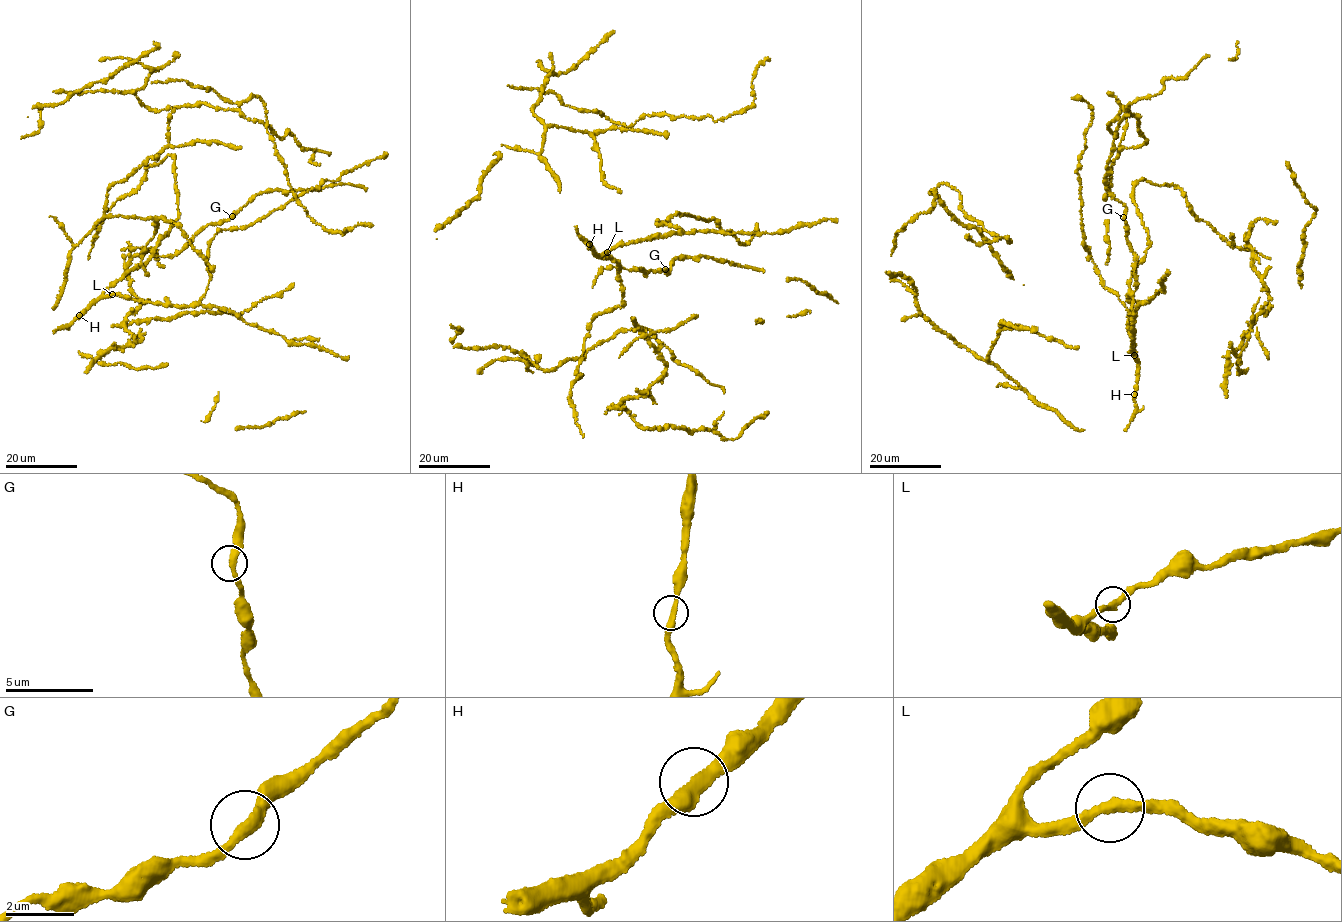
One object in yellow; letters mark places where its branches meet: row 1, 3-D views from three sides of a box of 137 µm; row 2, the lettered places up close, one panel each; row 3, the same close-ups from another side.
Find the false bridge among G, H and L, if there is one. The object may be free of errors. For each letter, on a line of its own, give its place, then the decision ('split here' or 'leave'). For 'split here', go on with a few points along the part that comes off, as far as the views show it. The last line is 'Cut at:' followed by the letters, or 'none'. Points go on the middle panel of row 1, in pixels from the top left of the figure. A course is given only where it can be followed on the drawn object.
G: place (665, 269); leave
H: place (589, 244); leave
L: place (607, 252); leave
Cut at: none

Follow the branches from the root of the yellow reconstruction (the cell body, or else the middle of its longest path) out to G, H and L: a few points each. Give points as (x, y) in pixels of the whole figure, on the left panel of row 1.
G: (159, 241), (154, 255), (172, 258), (208, 224), (221, 224), (232, 216)
H: (159, 241), (150, 259), (131, 269), (79, 315)
L: (159, 241), (150, 259), (134, 267), (103, 293), (105, 296), (112, 294)

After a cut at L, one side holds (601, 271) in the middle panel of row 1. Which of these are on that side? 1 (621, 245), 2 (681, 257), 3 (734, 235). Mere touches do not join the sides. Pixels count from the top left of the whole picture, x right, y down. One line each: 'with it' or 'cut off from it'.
1: cut off from it
2: with it
3: cut off from it

